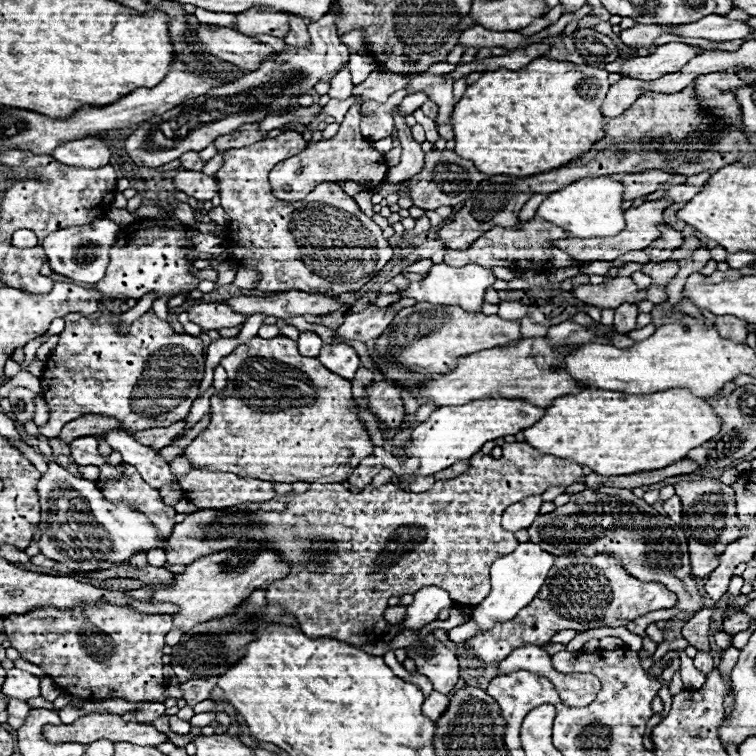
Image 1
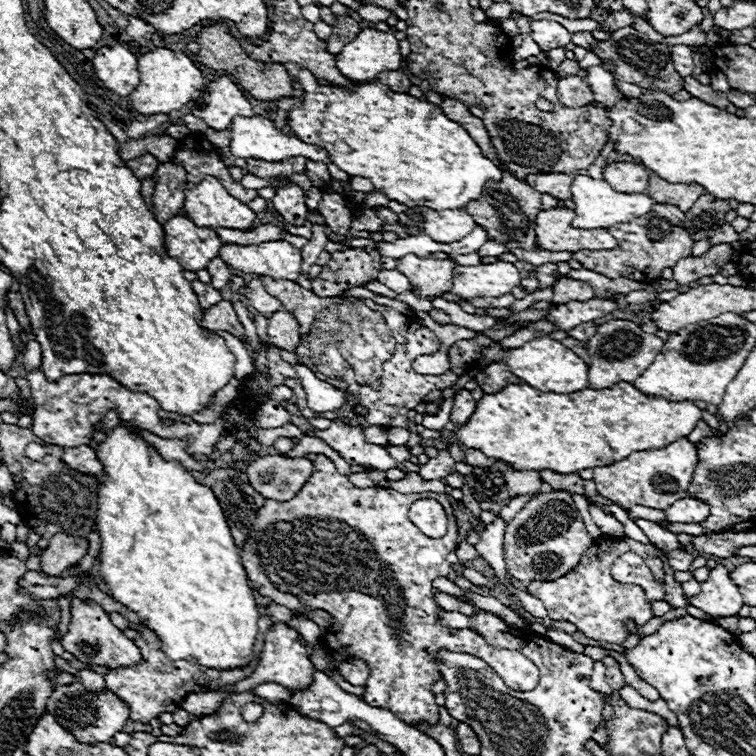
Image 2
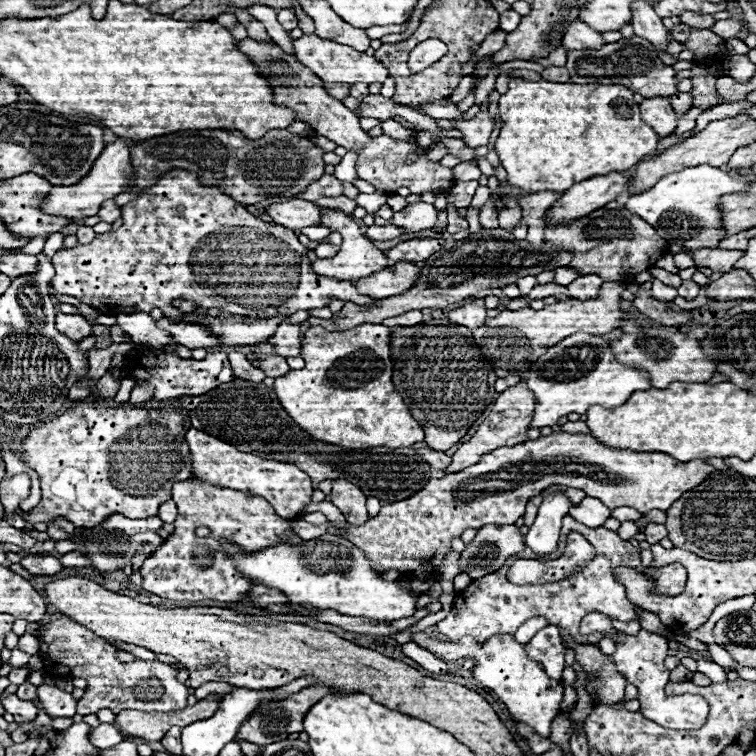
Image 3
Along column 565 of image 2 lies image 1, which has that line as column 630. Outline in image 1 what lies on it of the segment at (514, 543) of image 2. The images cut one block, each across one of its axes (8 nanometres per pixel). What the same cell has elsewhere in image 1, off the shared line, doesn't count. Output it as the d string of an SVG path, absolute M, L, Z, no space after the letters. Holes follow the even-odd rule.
M600 486L570 496L570 502L550 514L542 514L528 528L530 540L554 556L584 554L596 556L608 552L622 568L640 582L658 582L680 598L680 610L702 610L698 586L692 580L688 560L688 538L680 526L662 516L654 506L636 498L630 490Z

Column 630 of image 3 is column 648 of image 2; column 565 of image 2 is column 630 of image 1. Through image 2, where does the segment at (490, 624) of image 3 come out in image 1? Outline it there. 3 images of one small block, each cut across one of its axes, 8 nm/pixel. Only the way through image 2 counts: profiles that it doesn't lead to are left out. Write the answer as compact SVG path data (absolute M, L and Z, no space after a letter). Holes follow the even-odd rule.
M608 554L586 556L558 556L552 570L548 572L548 582L542 586L540 594L518 612L516 618L470 638L466 646L484 662L500 662L516 648L524 644L544 646L560 630L590 630L600 626L626 626L630 620L644 616L646 612L674 608L678 596L666 586L656 582L640 582L632 578L614 558Z

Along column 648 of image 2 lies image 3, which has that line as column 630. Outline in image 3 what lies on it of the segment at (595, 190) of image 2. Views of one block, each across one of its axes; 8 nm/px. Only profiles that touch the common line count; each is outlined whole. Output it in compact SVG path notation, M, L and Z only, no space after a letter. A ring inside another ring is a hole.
M694 166L682 172L666 174L656 182L654 188L640 196L630 196L626 208L640 218L644 218L656 232L666 238L670 244L676 242L686 250L698 248L716 248L724 240L722 228L722 212L720 212L720 198L724 194L744 192L750 186L750 180L744 180L740 174L732 176L726 170L712 168L712 166Z

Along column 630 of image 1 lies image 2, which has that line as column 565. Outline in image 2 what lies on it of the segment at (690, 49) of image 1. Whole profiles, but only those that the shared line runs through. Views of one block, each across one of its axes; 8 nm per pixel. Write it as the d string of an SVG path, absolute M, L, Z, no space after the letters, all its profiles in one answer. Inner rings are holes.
M564 60L558 70L556 70L556 76L558 78L568 78L568 76L580 76L582 68L578 64L578 60Z

